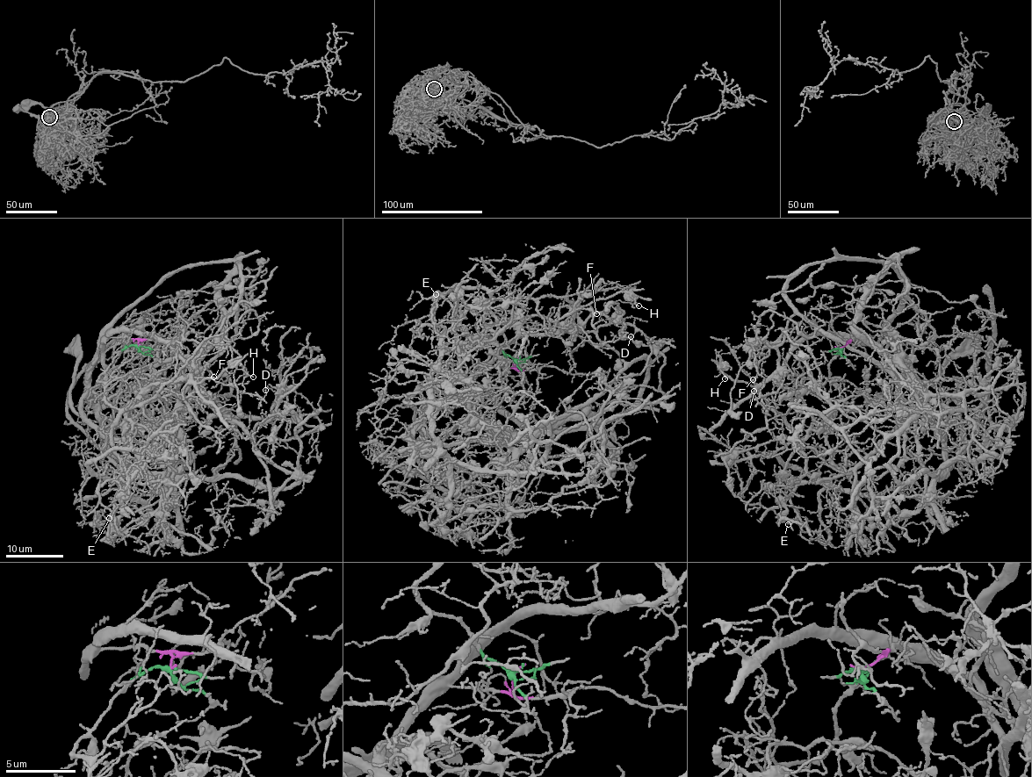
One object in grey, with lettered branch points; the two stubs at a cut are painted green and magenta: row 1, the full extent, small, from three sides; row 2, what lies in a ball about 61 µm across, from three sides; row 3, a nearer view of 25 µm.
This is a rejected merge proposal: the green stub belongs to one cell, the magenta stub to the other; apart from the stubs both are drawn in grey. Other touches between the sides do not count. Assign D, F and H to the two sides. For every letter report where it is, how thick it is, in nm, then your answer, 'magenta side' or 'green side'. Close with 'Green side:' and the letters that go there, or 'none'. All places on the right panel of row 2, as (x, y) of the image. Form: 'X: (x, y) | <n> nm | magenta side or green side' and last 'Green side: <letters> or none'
D: (754, 391) | 110 nm | magenta side
F: (753, 379) | 80 nm | magenta side
H: (725, 378) | 100 nm | magenta side
Green side: none

